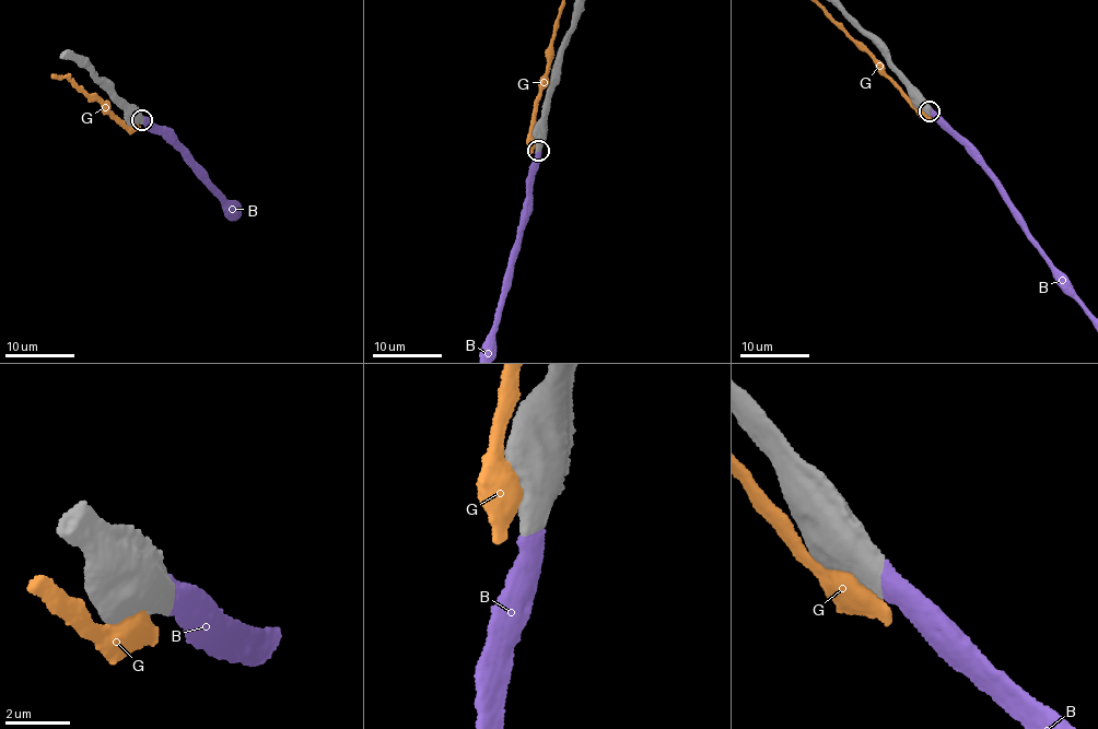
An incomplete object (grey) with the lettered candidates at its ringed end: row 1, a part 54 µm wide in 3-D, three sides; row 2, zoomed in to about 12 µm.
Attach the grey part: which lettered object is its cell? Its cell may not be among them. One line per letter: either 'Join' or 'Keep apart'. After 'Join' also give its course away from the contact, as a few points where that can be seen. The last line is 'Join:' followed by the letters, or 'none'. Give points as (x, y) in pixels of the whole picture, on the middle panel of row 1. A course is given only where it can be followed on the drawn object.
B: Join
G: Keep apart
Join: B

